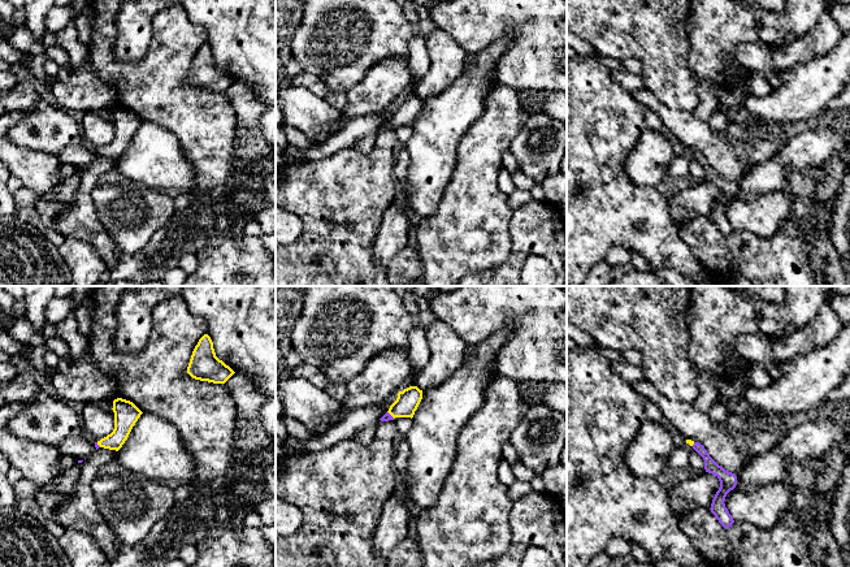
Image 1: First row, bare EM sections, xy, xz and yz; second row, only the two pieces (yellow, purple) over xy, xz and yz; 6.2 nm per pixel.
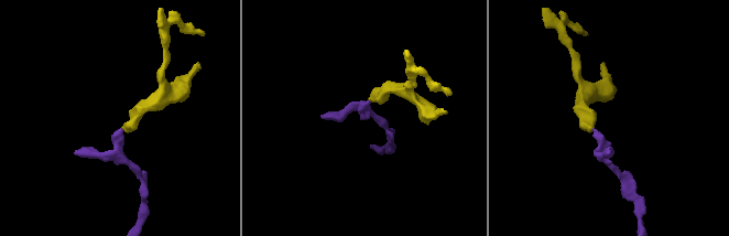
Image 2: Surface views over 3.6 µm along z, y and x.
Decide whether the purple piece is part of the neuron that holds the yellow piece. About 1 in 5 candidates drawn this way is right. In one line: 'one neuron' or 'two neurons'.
one neuron

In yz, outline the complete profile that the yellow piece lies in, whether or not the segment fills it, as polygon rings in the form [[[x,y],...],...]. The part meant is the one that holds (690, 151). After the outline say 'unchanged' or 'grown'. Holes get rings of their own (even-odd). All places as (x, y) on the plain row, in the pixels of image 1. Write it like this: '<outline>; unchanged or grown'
[[[686,148],[689,152],[704,169],[704,178],[708,182],[715,183],[720,190],[720,196],[716,200],[712,212],[711,212],[711,221],[719,229],[719,231],[728,238],[734,231],[732,224],[729,222],[728,217],[725,216],[725,205],[727,203],[733,199],[737,194],[737,185],[732,181],[725,179],[721,174],[719,174],[707,161],[703,153],[699,151],[694,151],[691,148]]]; grown

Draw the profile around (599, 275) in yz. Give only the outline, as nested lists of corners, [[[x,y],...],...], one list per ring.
[[[600,260],[589,270],[584,286],[608,286],[612,281],[611,265]]]

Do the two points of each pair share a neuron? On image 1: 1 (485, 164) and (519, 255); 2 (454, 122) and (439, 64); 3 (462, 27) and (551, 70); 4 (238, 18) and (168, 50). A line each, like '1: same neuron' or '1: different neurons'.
1: different neurons
2: different neurons
3: same neuron
4: different neurons

